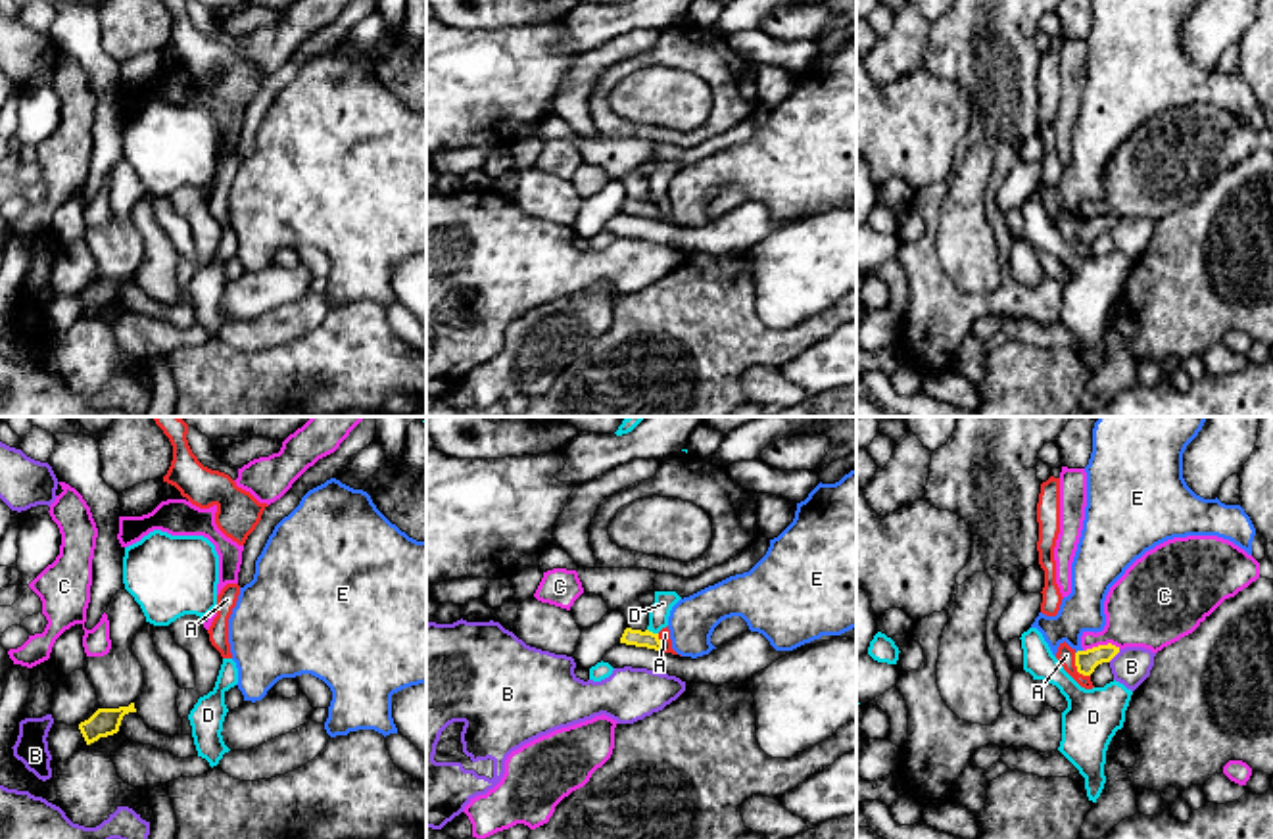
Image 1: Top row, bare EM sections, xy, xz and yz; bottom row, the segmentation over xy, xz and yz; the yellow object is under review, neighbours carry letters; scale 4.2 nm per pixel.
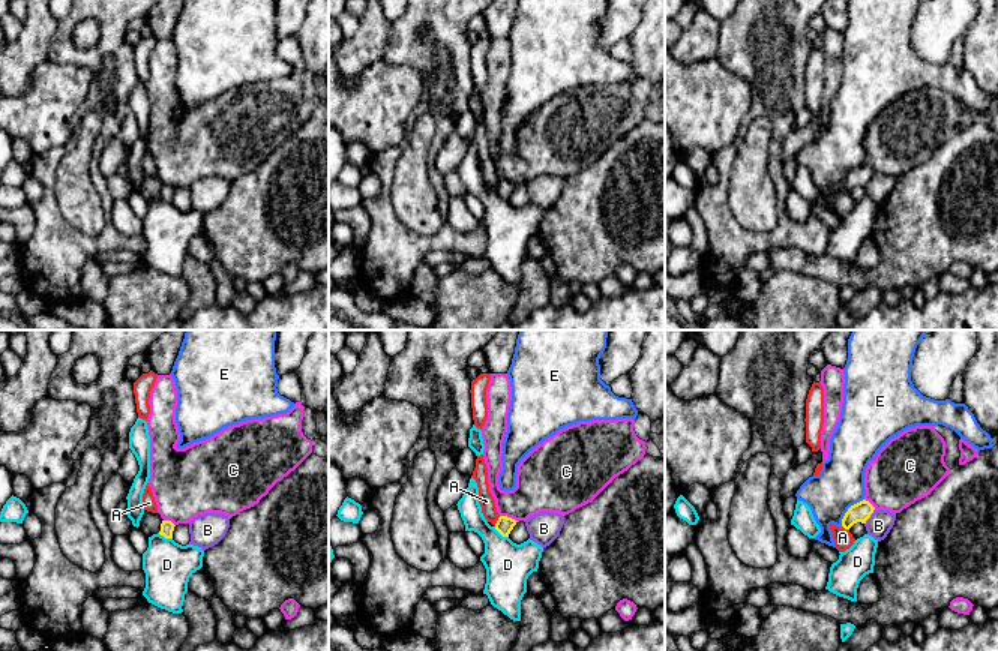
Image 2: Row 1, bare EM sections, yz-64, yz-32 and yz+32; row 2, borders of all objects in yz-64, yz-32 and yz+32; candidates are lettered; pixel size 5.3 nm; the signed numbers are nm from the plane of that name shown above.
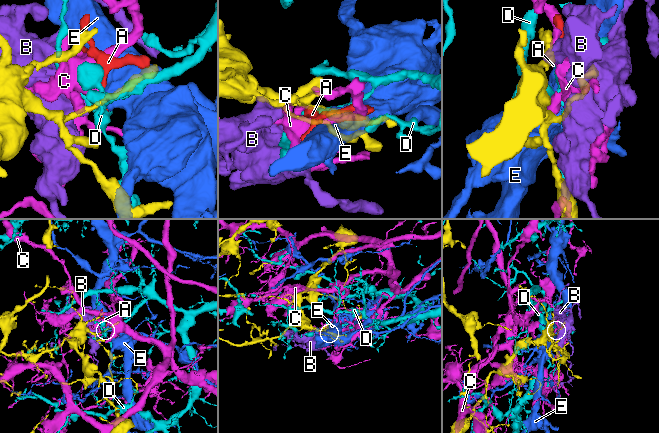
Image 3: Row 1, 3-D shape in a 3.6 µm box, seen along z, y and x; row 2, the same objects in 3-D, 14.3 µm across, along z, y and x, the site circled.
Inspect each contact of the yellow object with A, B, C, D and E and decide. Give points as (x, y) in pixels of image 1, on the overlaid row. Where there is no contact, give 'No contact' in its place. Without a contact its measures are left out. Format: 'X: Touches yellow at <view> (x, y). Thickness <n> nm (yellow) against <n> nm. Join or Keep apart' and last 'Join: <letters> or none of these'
A: Touches yellow at yz (1078, 669). Thickness 90 nm (yellow) against 80 nm. Keep apart
B: Touches yellow at yz (1114, 655). Thickness 90 nm (yellow) against 160 nm. Keep apart
C: Touches yellow at yz (1101, 646). Thickness 90 nm (yellow) against 340 nm. Keep apart
D: Touches yellow at xz (651, 632). Thickness 70 nm (yellow) against 90 nm. Keep apart
E: Touches yellow at yz (1078, 651). Thickness 90 nm (yellow) against 180 nm. Keep apart
Join: none of these

